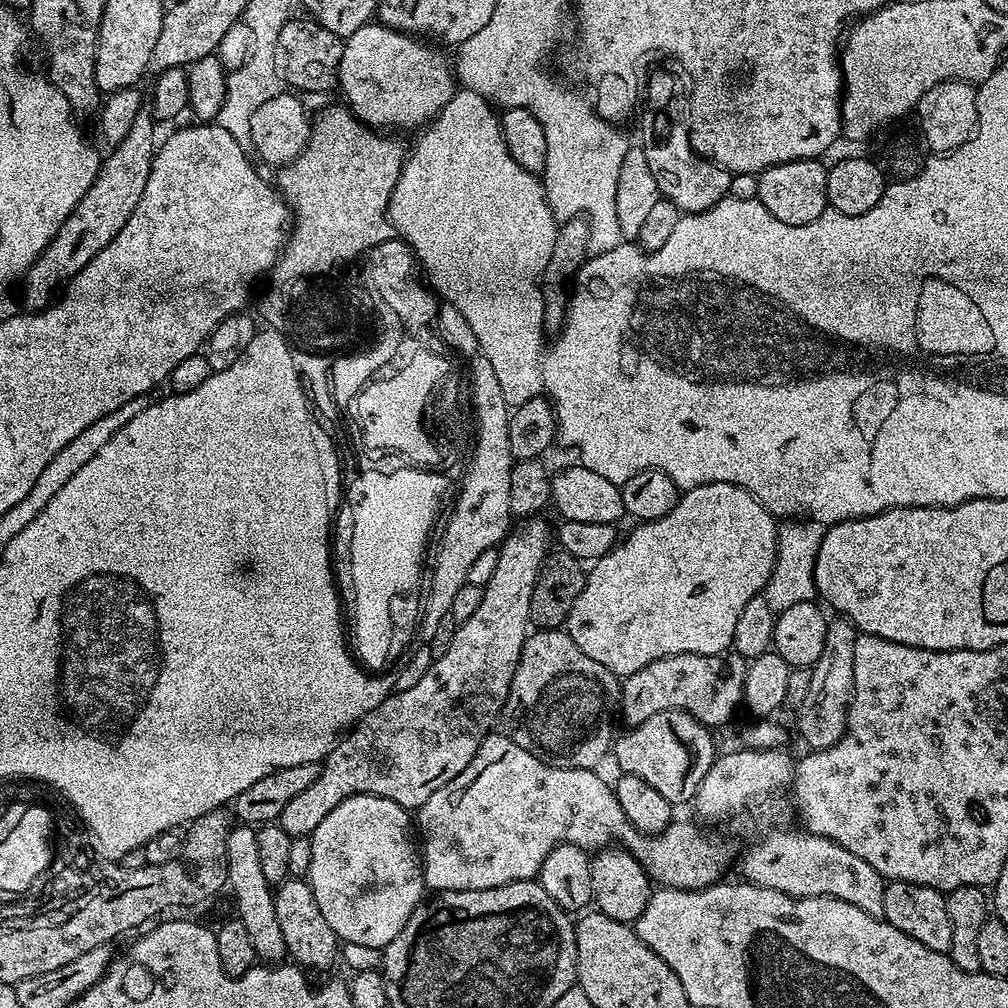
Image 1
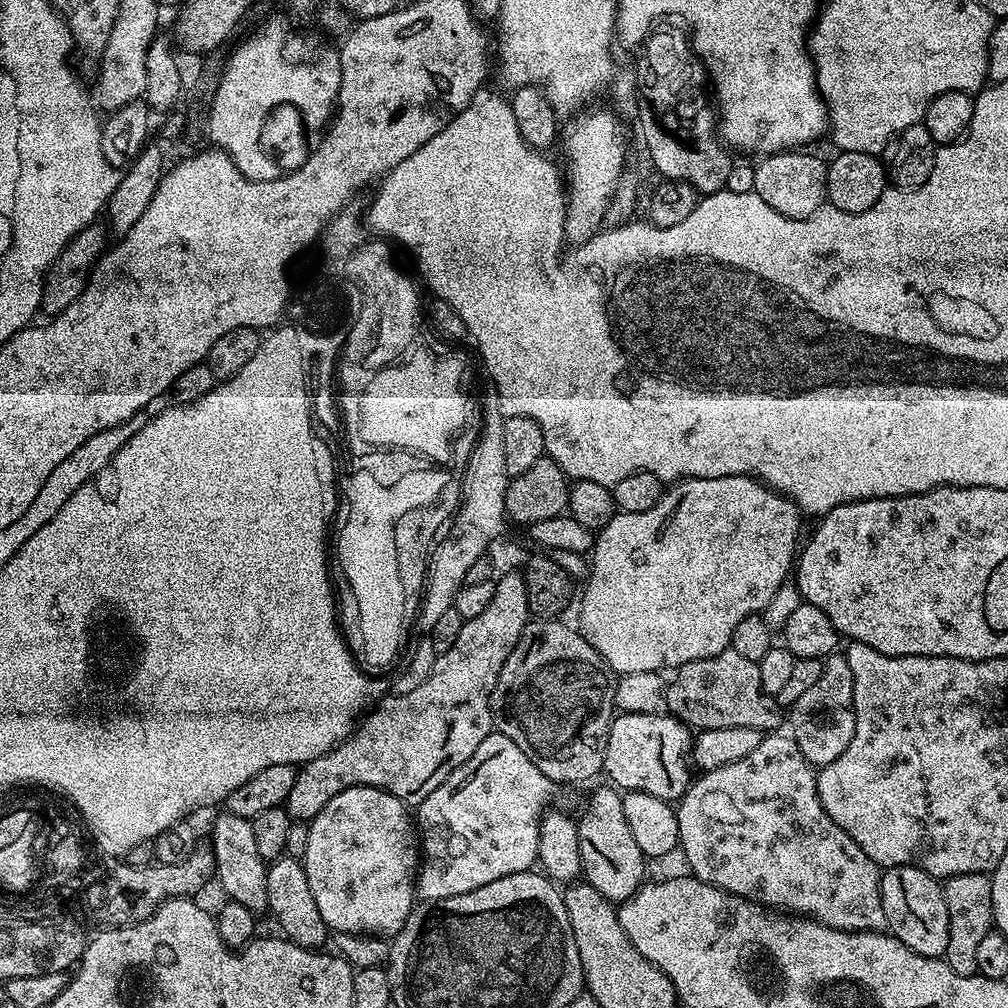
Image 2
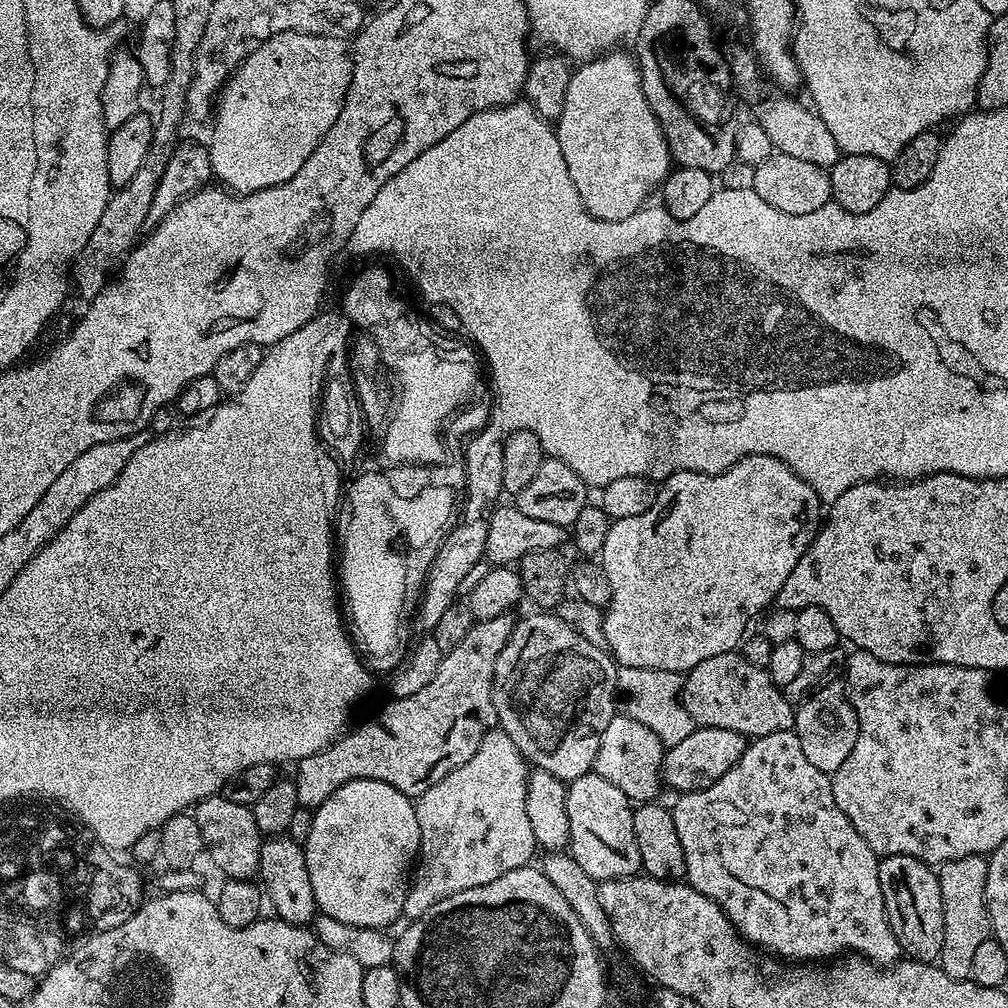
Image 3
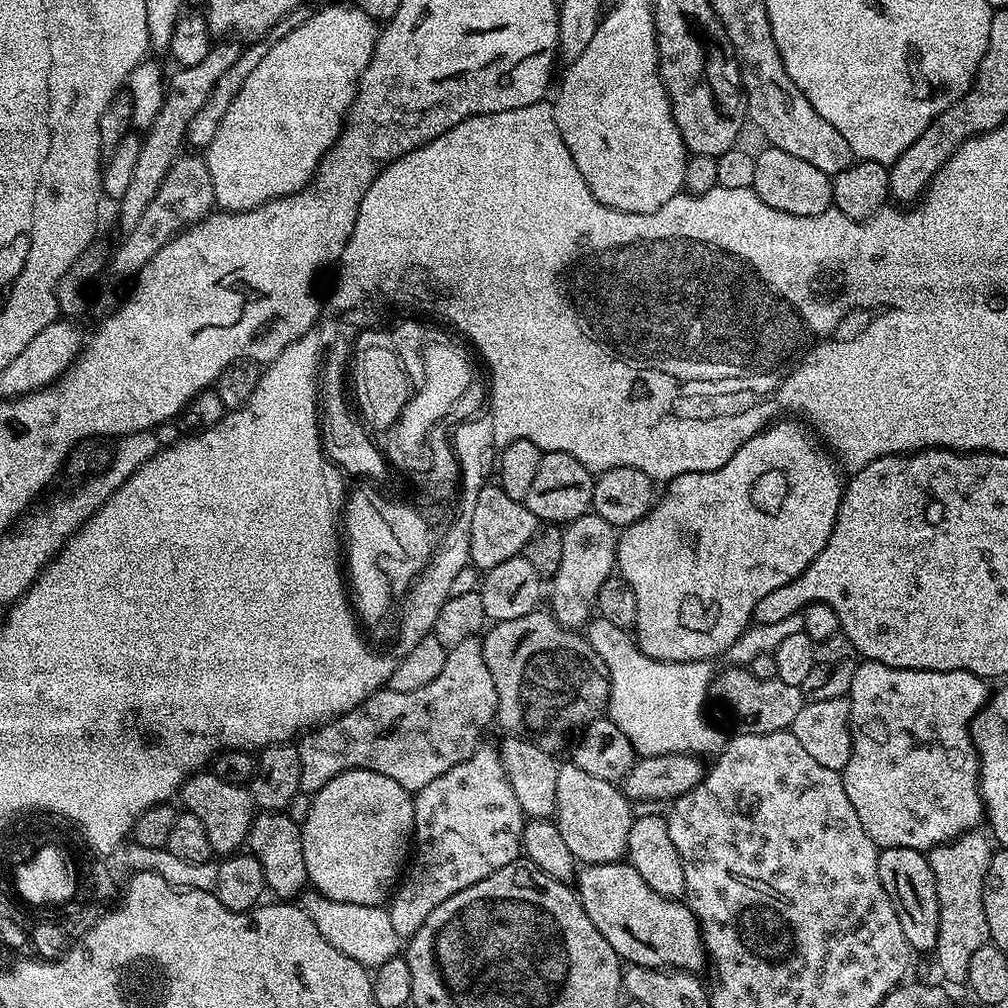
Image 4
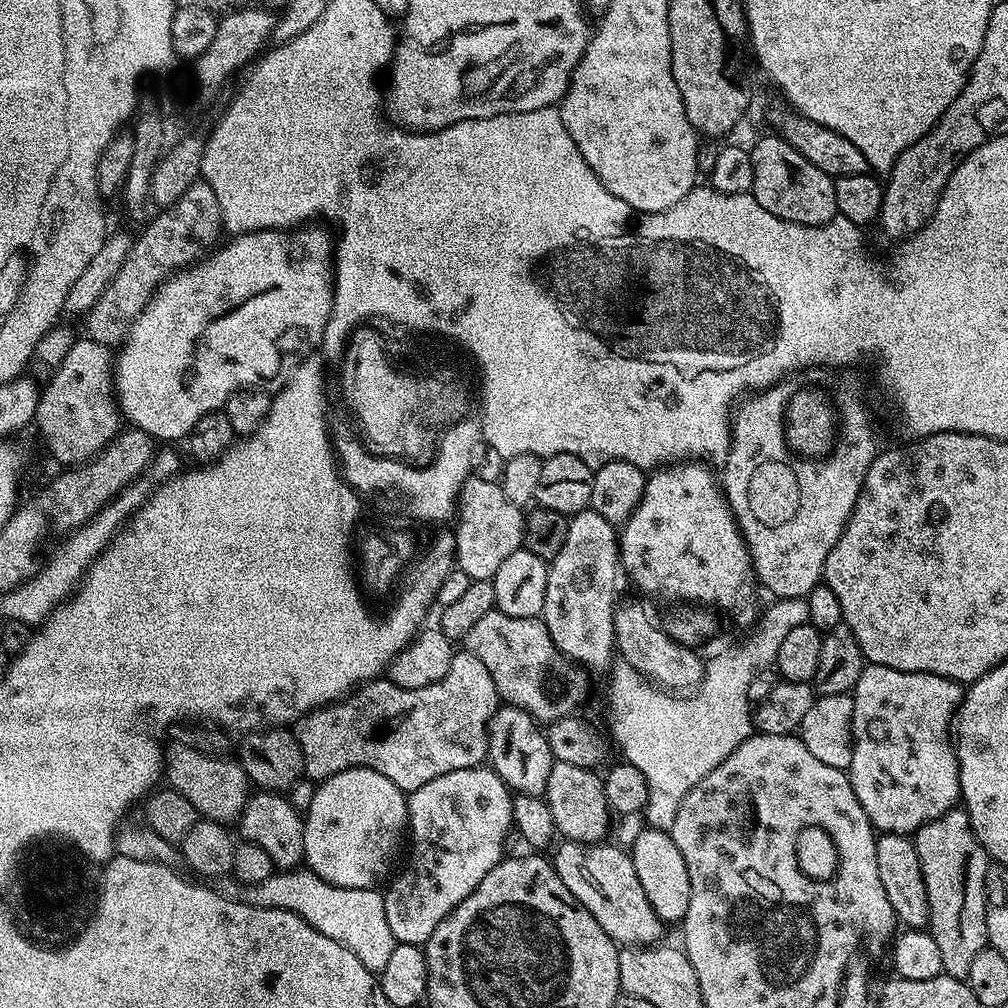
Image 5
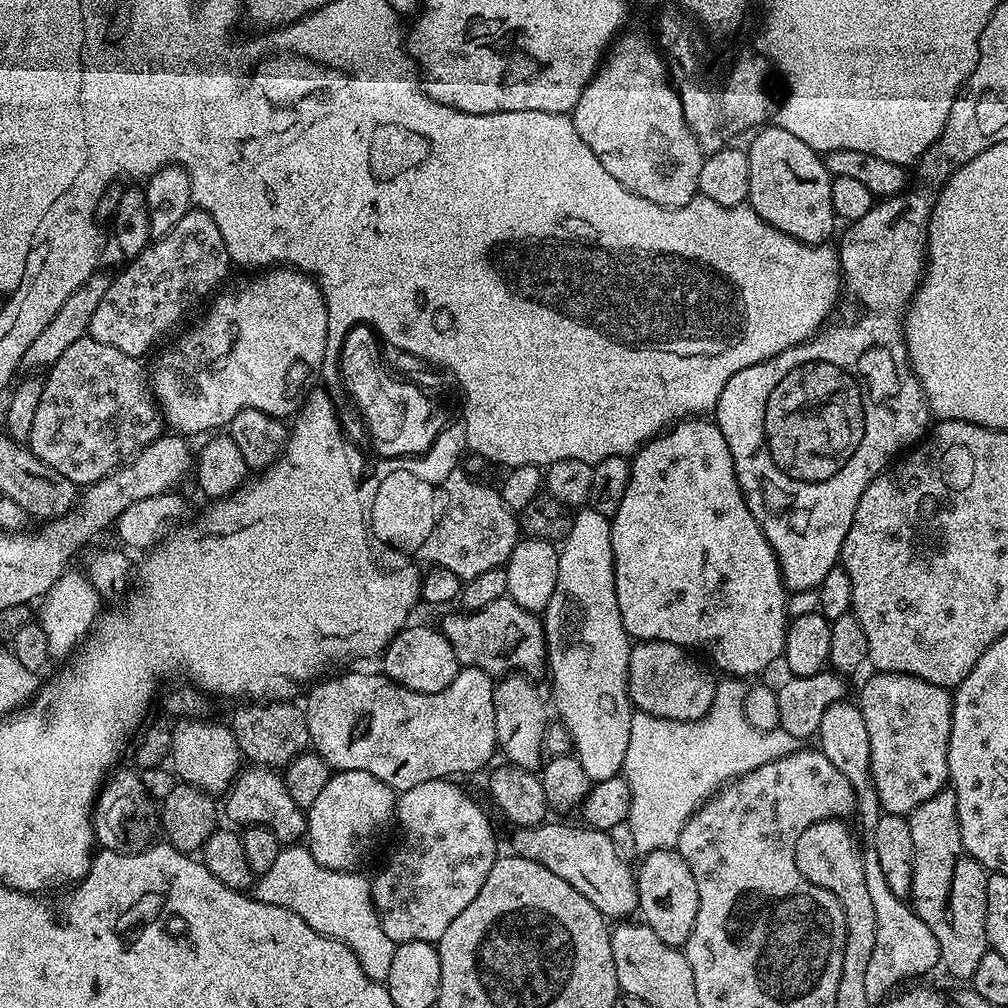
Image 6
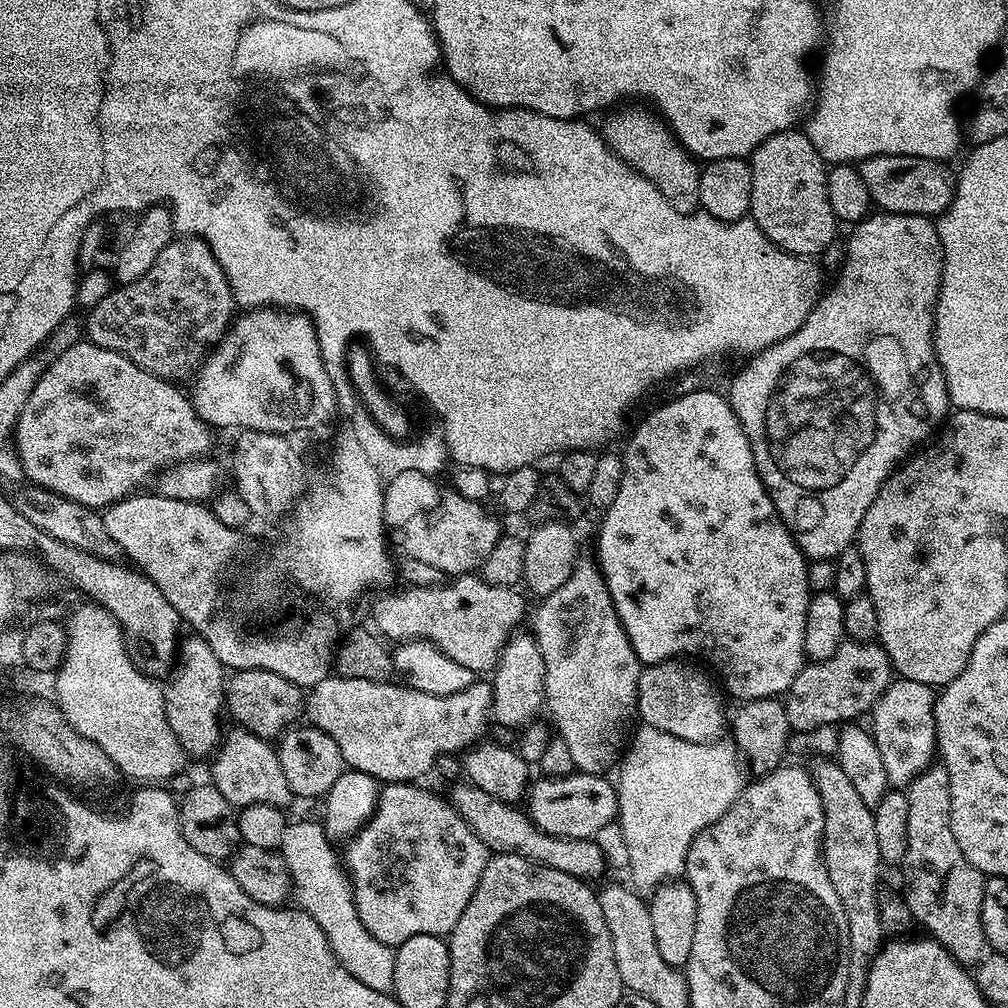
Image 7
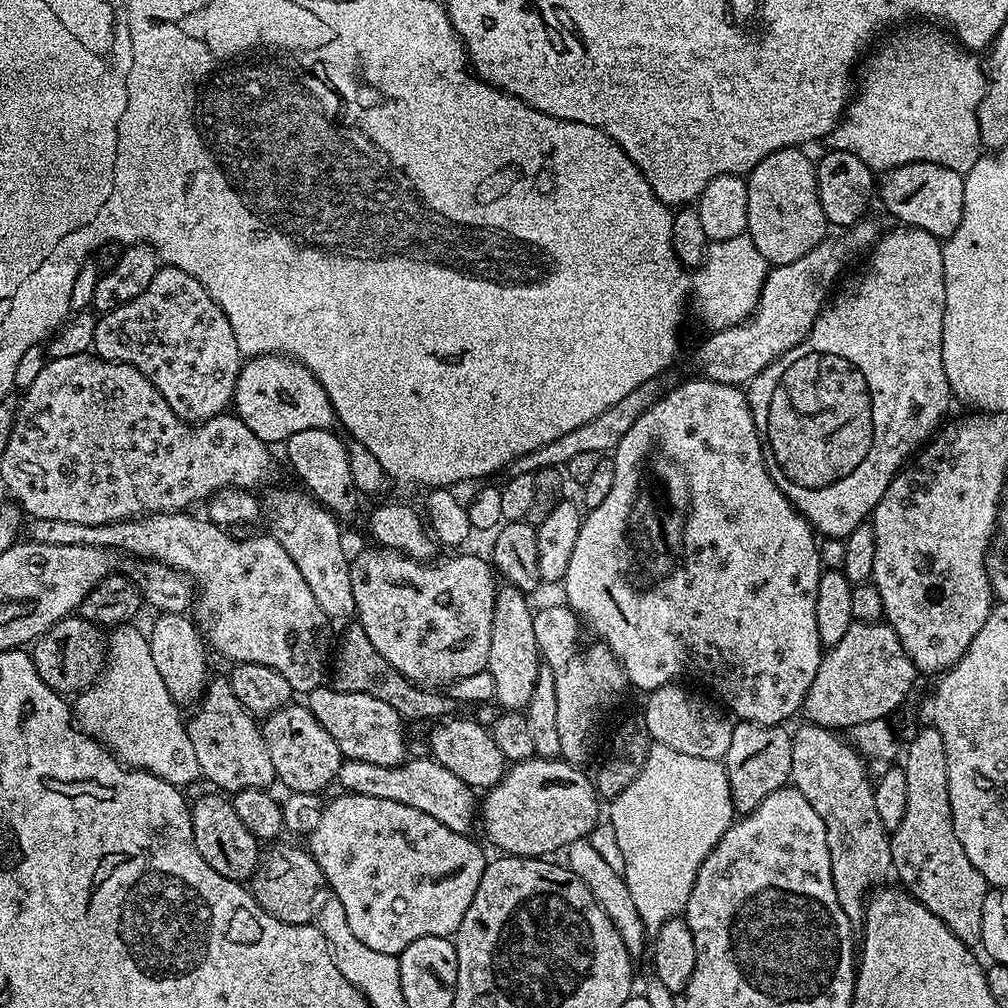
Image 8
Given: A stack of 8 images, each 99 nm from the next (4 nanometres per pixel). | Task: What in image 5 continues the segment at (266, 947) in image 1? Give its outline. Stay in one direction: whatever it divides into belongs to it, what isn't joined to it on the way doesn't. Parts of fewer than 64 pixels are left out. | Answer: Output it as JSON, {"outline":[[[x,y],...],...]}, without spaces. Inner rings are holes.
{"outline":[[[172,742],[166,748],[166,784],[194,806],[194,810],[206,820],[225,826],[239,821],[244,804],[250,795],[246,770],[232,758],[207,756],[188,744]]]}

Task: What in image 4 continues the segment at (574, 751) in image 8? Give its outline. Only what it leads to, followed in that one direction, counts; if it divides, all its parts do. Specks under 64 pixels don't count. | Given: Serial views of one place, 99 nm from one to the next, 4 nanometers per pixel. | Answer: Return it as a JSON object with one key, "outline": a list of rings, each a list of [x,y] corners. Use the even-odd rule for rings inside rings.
{"outline":[[[591,510],[581,518],[572,520],[563,533],[562,559],[550,580],[550,611],[561,625],[576,630],[591,619],[599,590],[615,569],[618,534],[606,519]]]}

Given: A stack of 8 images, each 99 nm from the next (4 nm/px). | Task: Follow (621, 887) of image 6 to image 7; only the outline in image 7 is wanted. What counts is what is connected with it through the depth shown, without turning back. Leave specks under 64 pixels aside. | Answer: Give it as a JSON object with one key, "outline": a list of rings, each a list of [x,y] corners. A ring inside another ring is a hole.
{"outline":[[[467,782],[454,785],[450,799],[458,814],[470,826],[470,830],[474,830],[474,834],[478,834],[478,838],[488,847],[489,853],[521,856],[547,868],[562,870],[585,882],[596,882],[596,879],[606,872],[604,852],[595,839],[575,840],[546,834],[532,821],[527,811],[521,810],[515,804],[502,802],[494,798],[494,794],[486,794],[486,790]]]}

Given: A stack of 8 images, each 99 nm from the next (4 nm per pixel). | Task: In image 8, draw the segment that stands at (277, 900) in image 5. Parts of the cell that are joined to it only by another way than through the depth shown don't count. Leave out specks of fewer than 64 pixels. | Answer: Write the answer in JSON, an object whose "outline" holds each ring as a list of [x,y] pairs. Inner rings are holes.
{"outline":[[[328,894],[323,897],[318,908],[318,927],[332,945],[332,957],[338,970],[342,970],[342,978],[353,984],[369,1005],[384,1004],[387,1000],[402,1001],[399,959],[390,954],[378,954],[378,950],[370,950],[370,946],[358,942],[358,938],[350,934],[350,925],[346,923],[346,910],[342,910],[342,902],[338,902],[336,896]]]}

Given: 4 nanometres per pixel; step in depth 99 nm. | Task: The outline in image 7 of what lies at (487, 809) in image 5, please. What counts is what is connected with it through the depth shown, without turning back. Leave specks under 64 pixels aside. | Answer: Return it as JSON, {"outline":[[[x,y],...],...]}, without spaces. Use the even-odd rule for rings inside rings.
{"outline":[[[416,782],[384,784],[379,789],[372,817],[347,841],[348,849],[342,852],[342,863],[352,881],[358,918],[362,918],[362,926],[383,944],[399,946],[406,938],[418,934],[441,938],[451,934],[458,918],[462,918],[462,910],[470,906],[470,898],[490,859],[488,847],[470,830],[451,799],[443,800],[438,793],[420,786]]]}

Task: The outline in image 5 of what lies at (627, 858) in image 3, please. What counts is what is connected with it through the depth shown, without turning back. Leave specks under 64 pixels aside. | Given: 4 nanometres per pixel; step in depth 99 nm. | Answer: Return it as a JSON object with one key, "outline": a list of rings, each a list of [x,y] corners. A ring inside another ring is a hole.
{"outline":[[[556,760],[550,770],[544,799],[554,814],[557,833],[564,840],[573,840],[579,844],[598,844],[609,835],[614,816],[606,802],[603,779],[591,768],[570,766],[570,762]]]}

